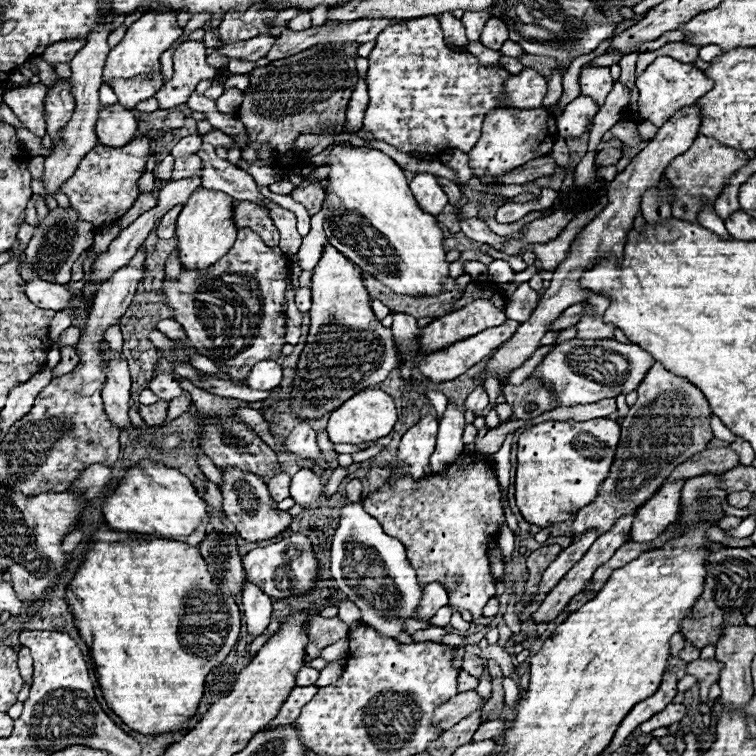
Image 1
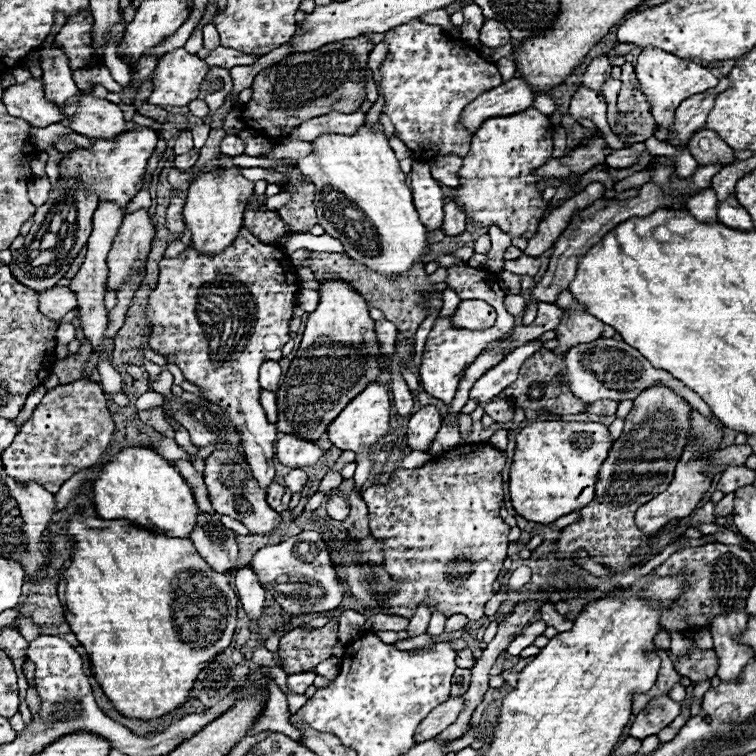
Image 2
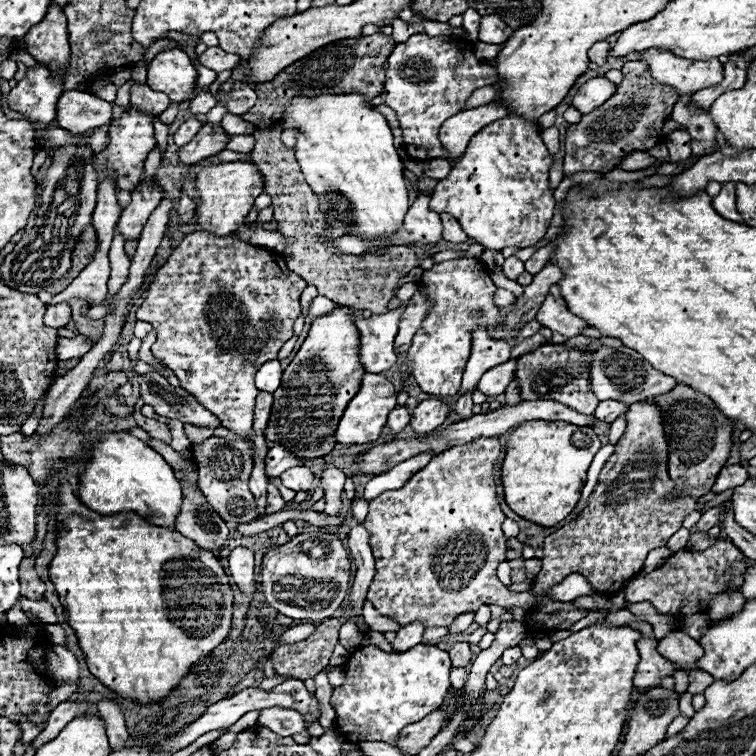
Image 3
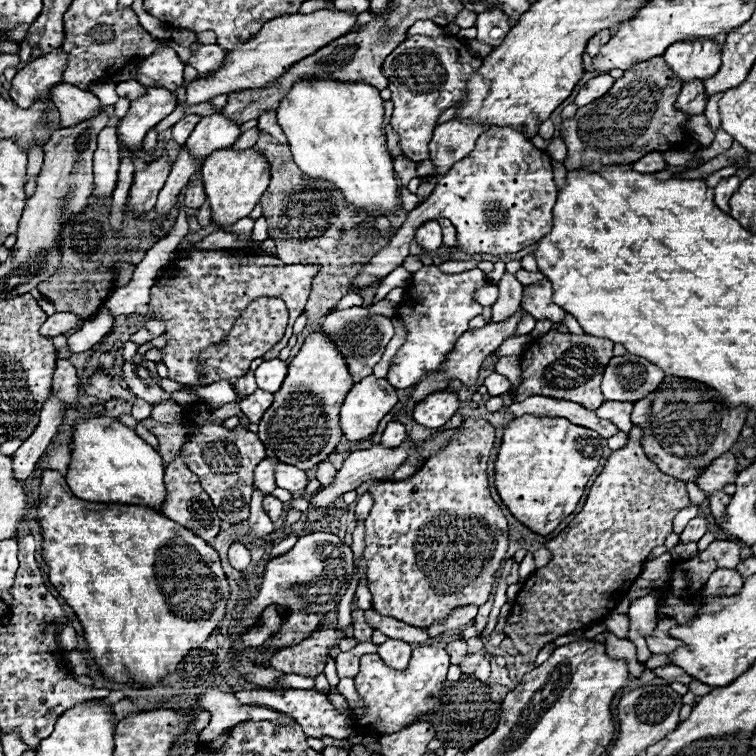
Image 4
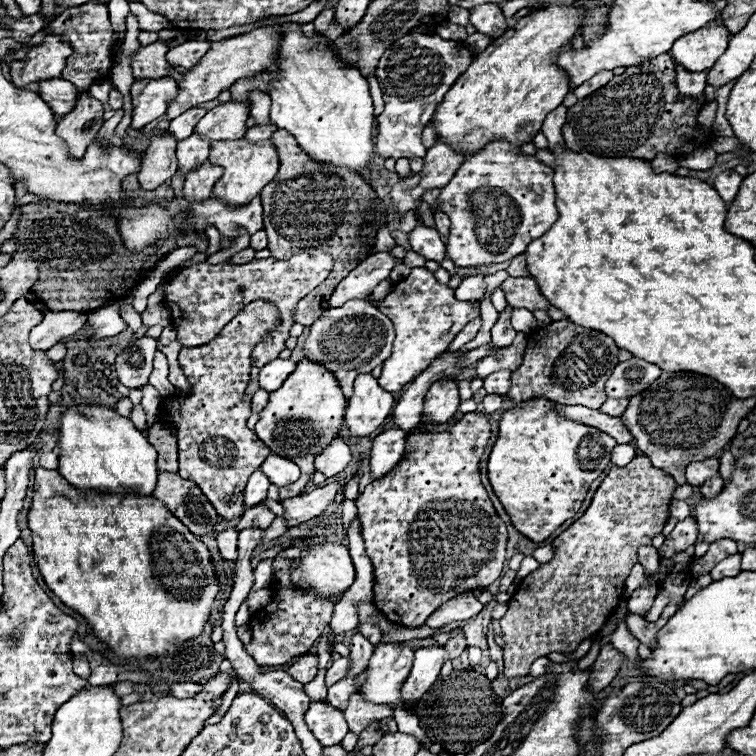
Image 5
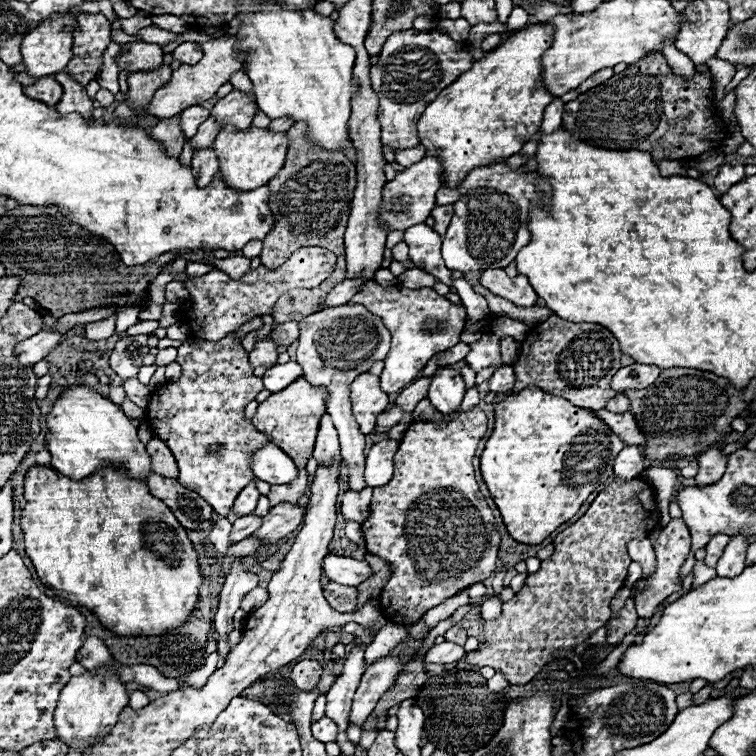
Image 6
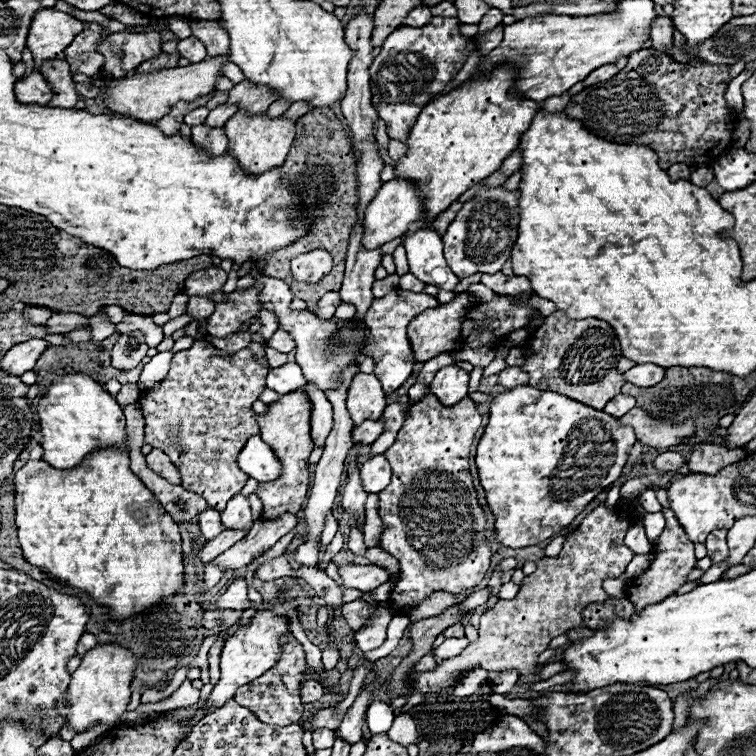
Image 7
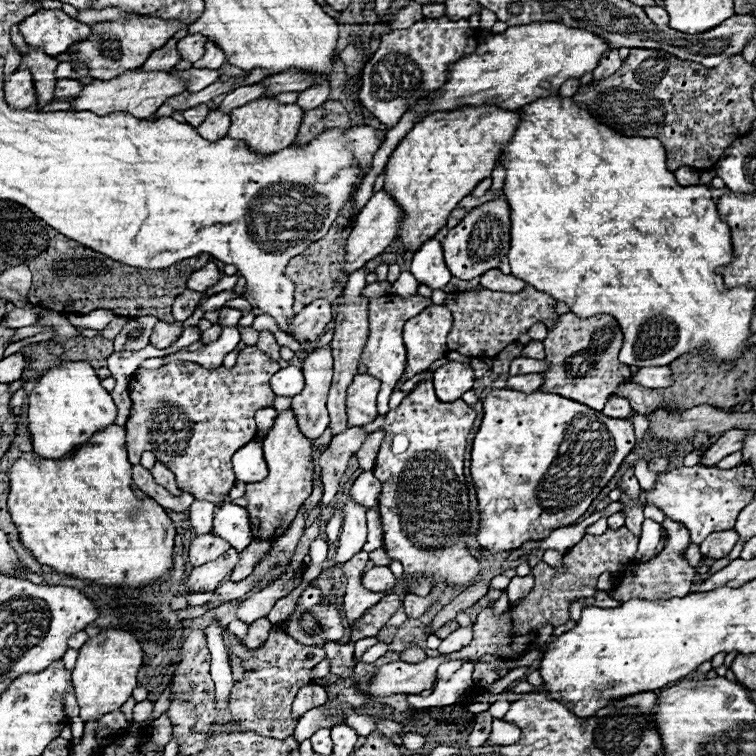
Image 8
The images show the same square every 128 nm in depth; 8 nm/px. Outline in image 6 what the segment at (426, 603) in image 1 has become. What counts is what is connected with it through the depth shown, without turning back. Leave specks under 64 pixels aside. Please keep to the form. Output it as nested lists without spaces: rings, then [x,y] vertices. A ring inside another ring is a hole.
[[[384,656],[364,672],[362,682],[360,682],[356,696],[354,696],[350,724],[362,726],[368,720],[376,702],[394,684],[398,672],[404,670],[408,660],[412,660],[412,658],[414,656]]]

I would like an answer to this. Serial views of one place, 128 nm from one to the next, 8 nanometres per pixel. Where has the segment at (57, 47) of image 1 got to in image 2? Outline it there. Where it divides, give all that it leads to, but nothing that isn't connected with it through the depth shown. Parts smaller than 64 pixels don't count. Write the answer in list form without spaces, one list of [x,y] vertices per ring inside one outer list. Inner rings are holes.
[[[78,12],[66,20],[66,24],[56,36],[54,44],[68,54],[72,70],[86,66],[96,56],[104,58],[104,52],[92,50],[92,38],[94,38],[92,28],[94,28],[94,18],[90,14]]]

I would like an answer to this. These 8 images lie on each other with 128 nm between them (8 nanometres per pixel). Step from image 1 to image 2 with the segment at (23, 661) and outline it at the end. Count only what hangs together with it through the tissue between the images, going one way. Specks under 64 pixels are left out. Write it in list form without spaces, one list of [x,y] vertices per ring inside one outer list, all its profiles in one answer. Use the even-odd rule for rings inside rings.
[[[29,685],[27,692],[26,692],[25,700],[28,704],[28,707],[32,715],[36,715],[37,712],[41,708],[41,699],[38,696],[37,690],[35,687],[32,687]]]

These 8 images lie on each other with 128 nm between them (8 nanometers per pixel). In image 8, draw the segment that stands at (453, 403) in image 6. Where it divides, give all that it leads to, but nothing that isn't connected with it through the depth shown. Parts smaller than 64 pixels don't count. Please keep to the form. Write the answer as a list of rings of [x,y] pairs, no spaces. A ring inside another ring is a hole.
[[[446,362],[434,372],[434,390],[438,400],[454,402],[464,392],[472,390],[476,376],[468,362]]]

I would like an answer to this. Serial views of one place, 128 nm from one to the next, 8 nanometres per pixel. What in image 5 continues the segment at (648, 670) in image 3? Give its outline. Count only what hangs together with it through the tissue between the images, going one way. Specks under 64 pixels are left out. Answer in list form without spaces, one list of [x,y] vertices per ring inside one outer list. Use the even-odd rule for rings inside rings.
[[[656,582],[636,588],[632,592],[630,600],[628,600],[628,610],[634,612],[634,614],[640,614],[640,616],[646,616],[648,610],[652,608],[652,604],[654,604],[656,594],[658,594],[658,584]]]

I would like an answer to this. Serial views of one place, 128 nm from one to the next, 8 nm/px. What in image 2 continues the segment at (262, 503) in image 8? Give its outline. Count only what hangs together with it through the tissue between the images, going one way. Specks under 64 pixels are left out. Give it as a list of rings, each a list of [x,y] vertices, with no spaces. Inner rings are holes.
[[[340,280],[322,284],[318,292],[320,304],[308,316],[304,340],[276,392],[276,430],[294,434],[308,442],[318,442],[344,406],[382,372],[378,360],[370,358],[378,354],[378,342],[374,334],[374,320],[368,314],[364,298]]]

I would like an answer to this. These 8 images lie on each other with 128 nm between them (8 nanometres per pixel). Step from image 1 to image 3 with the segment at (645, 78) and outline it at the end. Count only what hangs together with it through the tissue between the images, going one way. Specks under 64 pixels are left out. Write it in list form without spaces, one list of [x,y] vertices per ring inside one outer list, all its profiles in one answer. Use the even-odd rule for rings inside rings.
[[[648,50],[640,58],[650,66],[652,78],[660,84],[668,84],[680,92],[680,96],[714,86],[722,80],[722,64],[718,58],[686,60],[668,50]],[[674,130],[672,134],[668,134],[666,146],[670,150],[670,162],[680,162],[692,156],[690,134],[686,130]]]

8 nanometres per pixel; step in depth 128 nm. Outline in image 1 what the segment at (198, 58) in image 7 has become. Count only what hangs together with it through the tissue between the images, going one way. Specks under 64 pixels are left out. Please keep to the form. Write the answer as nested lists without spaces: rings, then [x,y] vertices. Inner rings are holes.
[[[262,34],[262,36],[256,36],[248,42],[234,42],[230,46],[222,46],[220,54],[226,58],[234,58],[234,60],[256,62],[268,54],[268,50],[272,48],[272,42],[274,42],[272,36]]]

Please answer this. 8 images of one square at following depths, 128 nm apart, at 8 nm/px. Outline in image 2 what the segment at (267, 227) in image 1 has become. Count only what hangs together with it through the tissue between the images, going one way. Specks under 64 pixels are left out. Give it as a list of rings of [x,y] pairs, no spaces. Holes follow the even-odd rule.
[[[244,212],[244,228],[248,228],[260,242],[276,244],[284,234],[284,222],[276,212]]]

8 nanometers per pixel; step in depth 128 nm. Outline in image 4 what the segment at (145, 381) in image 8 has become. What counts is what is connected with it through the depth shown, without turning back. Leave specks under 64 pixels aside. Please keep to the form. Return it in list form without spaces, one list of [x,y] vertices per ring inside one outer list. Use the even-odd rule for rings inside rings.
[[[258,298],[250,302],[244,314],[234,322],[234,328],[228,332],[228,336],[222,342],[198,354],[200,378],[208,378],[208,380],[202,380],[204,386],[220,380],[236,384],[236,380],[248,372],[250,362],[254,358],[260,358],[264,352],[268,352],[268,348],[280,342],[286,330],[286,322],[288,322],[288,310],[280,298]],[[196,402],[186,412],[186,420],[196,426],[194,436],[182,446],[182,458],[208,492],[218,516],[228,524],[238,524],[248,518],[248,502],[252,496],[252,470],[266,458],[266,448],[260,438],[244,426],[226,428],[224,422],[210,422],[214,408],[208,402]]]

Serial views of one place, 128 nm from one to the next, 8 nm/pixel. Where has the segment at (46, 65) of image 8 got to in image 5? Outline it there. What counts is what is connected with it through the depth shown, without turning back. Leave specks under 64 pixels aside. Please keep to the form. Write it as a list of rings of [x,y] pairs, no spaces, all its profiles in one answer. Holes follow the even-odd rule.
[[[80,92],[74,108],[66,116],[58,118],[56,134],[68,144],[68,150],[74,158],[82,158],[88,144],[96,138],[100,122],[92,120],[102,120],[102,114],[102,102],[92,98],[88,92]]]

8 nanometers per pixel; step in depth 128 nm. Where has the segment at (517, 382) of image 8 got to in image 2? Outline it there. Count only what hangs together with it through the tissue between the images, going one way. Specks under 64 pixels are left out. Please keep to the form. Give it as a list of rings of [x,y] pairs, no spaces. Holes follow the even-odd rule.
[[[526,342],[524,346],[510,352],[500,364],[490,368],[484,376],[480,376],[476,380],[476,384],[470,390],[470,398],[478,400],[482,404],[482,402],[492,400],[494,396],[498,396],[504,388],[508,388],[514,382],[514,378],[518,376],[518,370],[524,364],[524,360],[528,356],[532,356],[536,350],[540,350],[540,346],[542,344],[538,344],[538,342]]]

